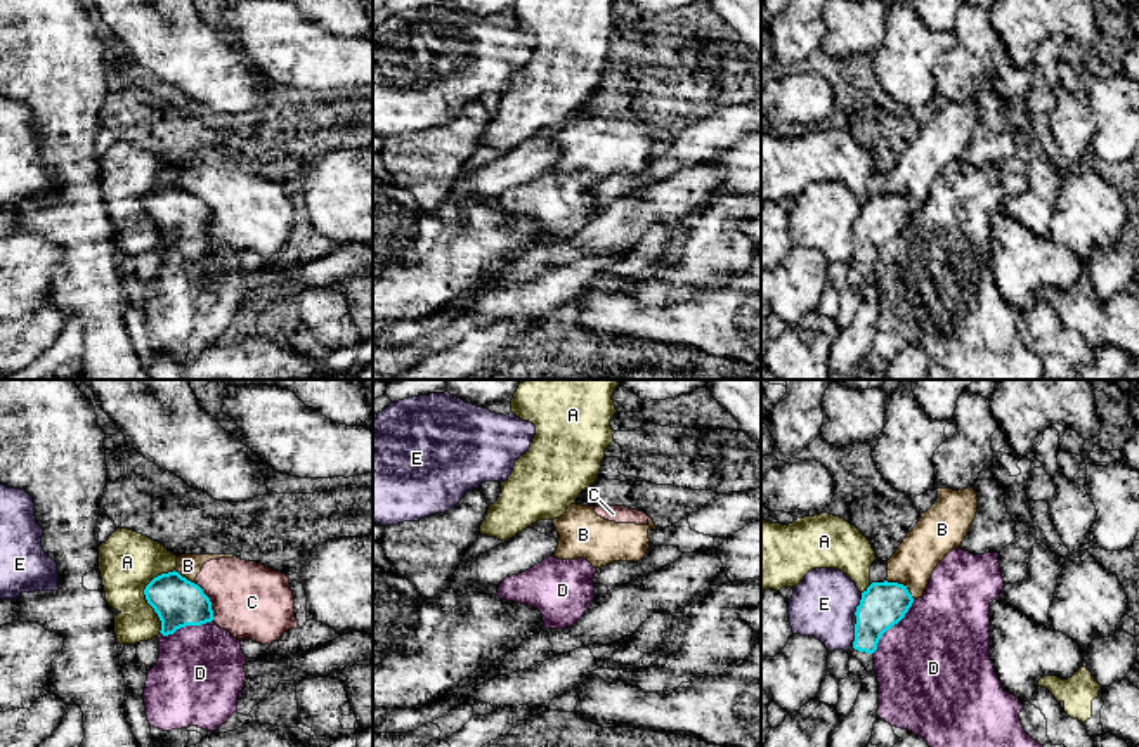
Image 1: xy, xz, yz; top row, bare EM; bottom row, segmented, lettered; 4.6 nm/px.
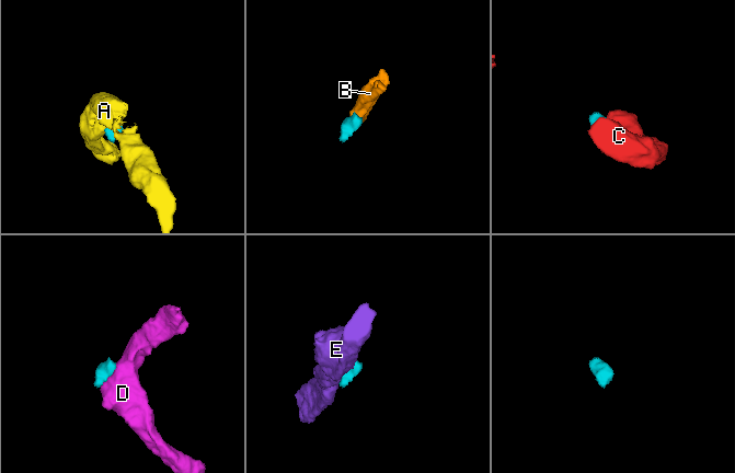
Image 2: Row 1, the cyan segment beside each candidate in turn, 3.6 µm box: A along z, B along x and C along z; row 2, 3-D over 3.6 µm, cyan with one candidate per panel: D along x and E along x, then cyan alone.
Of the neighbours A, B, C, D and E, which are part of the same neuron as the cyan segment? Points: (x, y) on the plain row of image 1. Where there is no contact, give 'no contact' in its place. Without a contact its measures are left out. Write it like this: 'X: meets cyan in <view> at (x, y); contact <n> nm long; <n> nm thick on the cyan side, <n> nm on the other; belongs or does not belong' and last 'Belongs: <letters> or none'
A: meets cyan in xy at (144, 205); contact 300 nm long; 220 nm thick on the cyan side, 280 nm on the other; does not belong
B: meets cyan in yz at (902, 196); contact 160 nm long; 200 nm thick on the cyan side, 200 nm on the other; does not belong
C: meets cyan in xy at (210, 214); contact 190 nm long; 220 nm thick on the cyan side, 360 nm on the other; does not belong
D: meets cyan in yz at (891, 238); contact 320 nm long; 200 nm thick on the cyan side, 480 nm on the other; does not belong
E: meets cyan in yz at (860, 215); contact 110 nm long; 200 nm thick on the cyan side, 300 nm on the other; does not belong
Belongs: none

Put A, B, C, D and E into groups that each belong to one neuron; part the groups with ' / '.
A / B C / D / E

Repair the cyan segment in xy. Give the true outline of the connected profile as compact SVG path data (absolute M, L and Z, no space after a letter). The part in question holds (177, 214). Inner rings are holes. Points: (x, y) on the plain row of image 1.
M175 182L154 189L146 198L144 206L161 232L159 244L163 248L185 237L201 237L213 232L210 210L198 196Z

